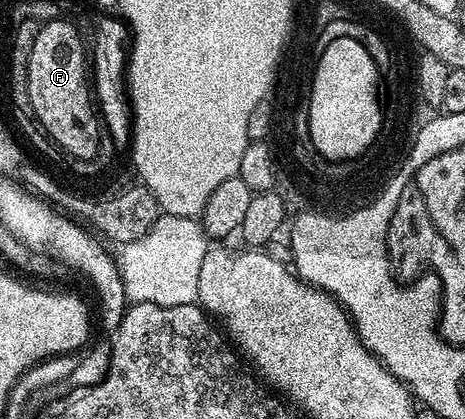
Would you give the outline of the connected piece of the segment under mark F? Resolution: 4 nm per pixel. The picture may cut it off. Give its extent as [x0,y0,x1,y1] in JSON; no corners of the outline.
[27,19,100,163]

